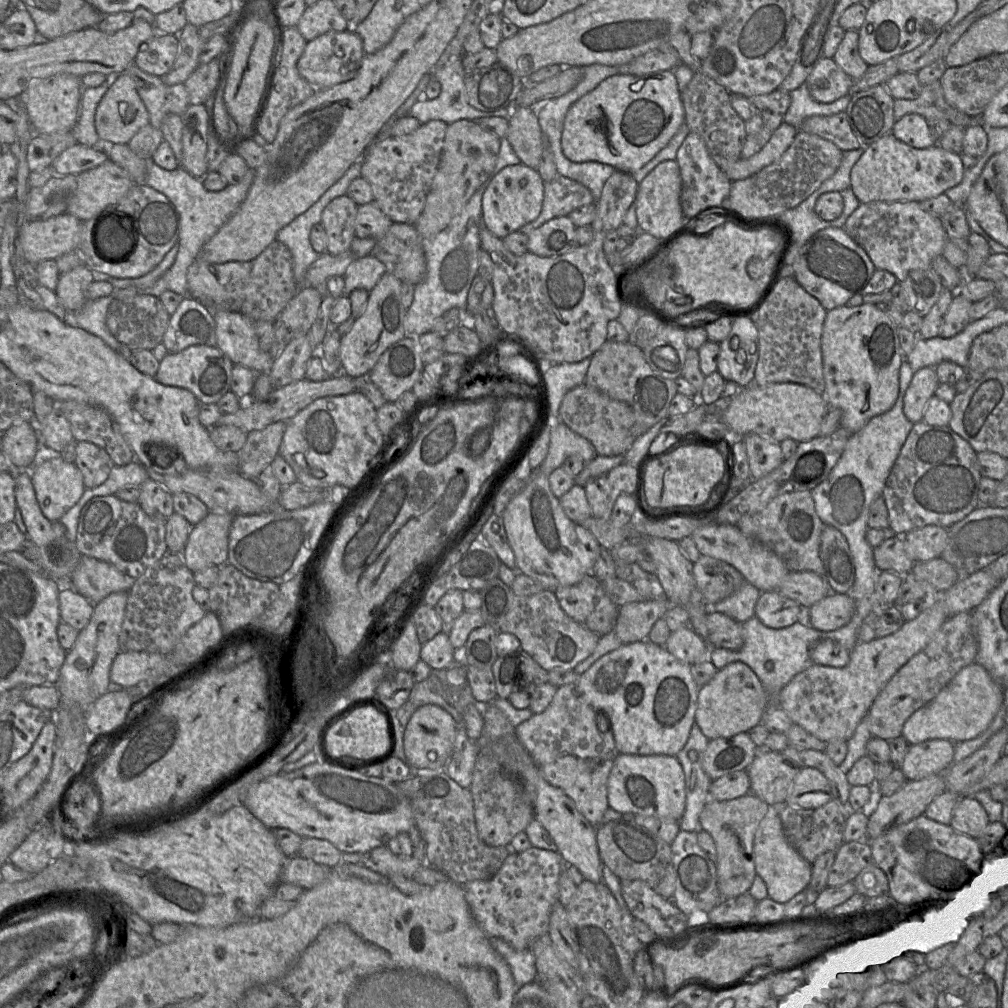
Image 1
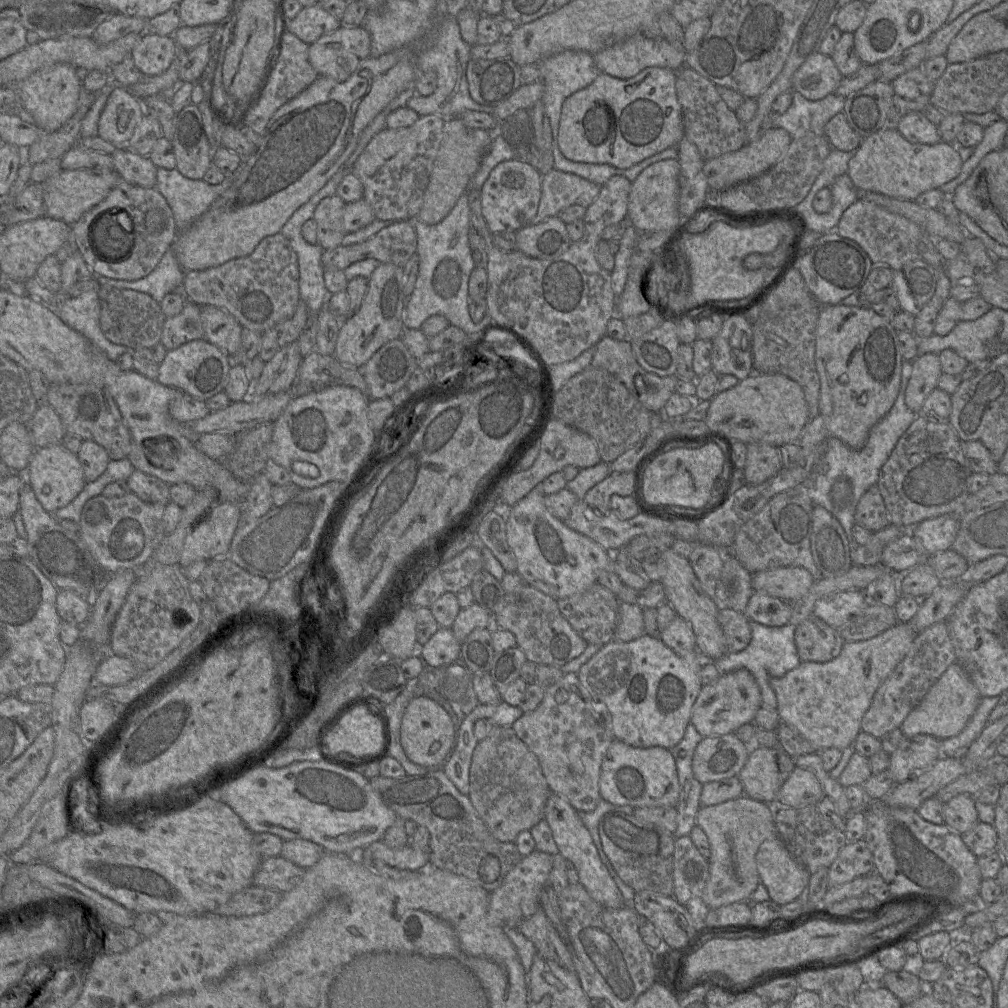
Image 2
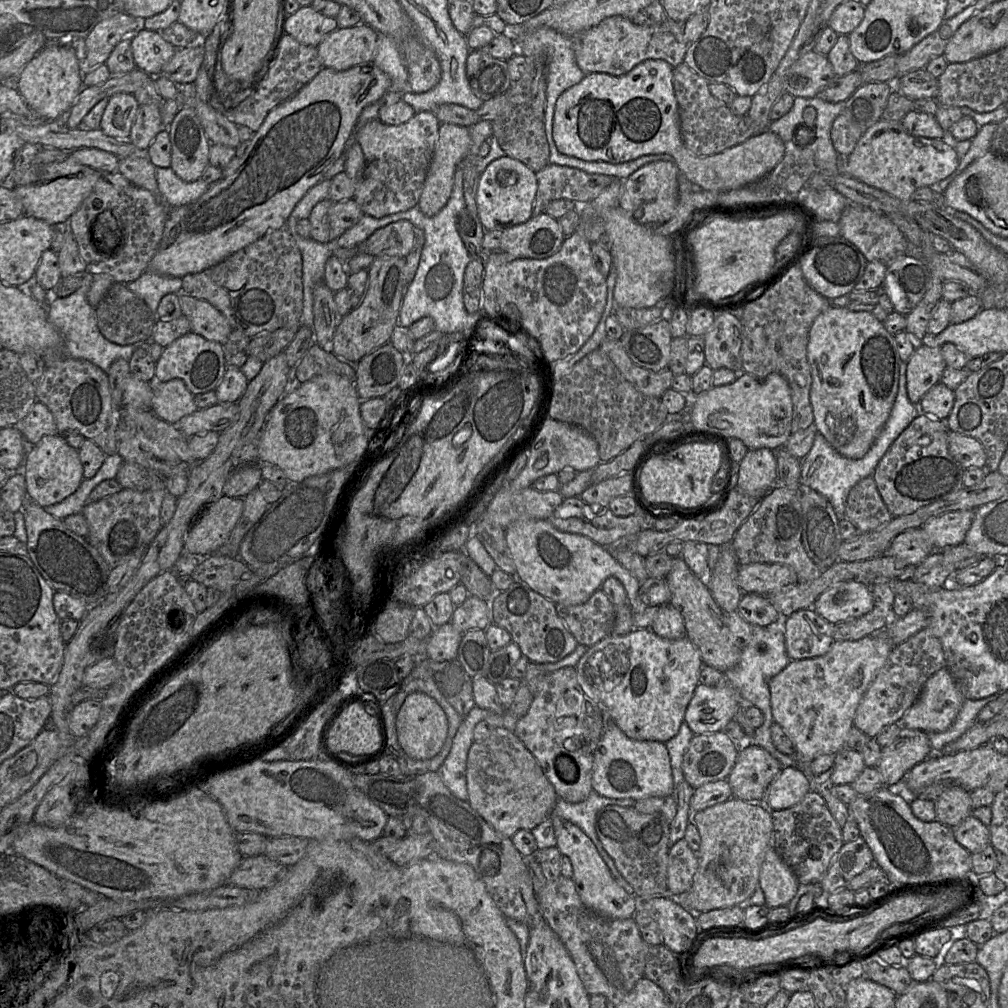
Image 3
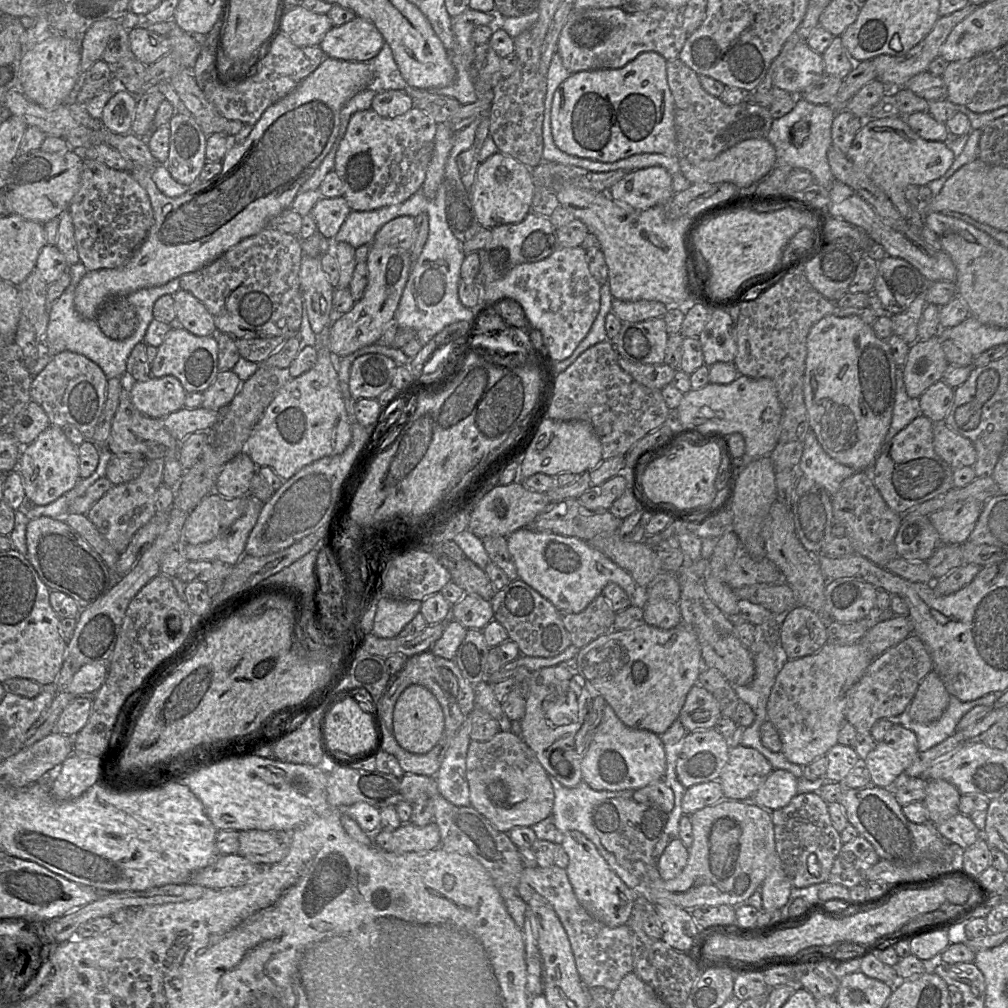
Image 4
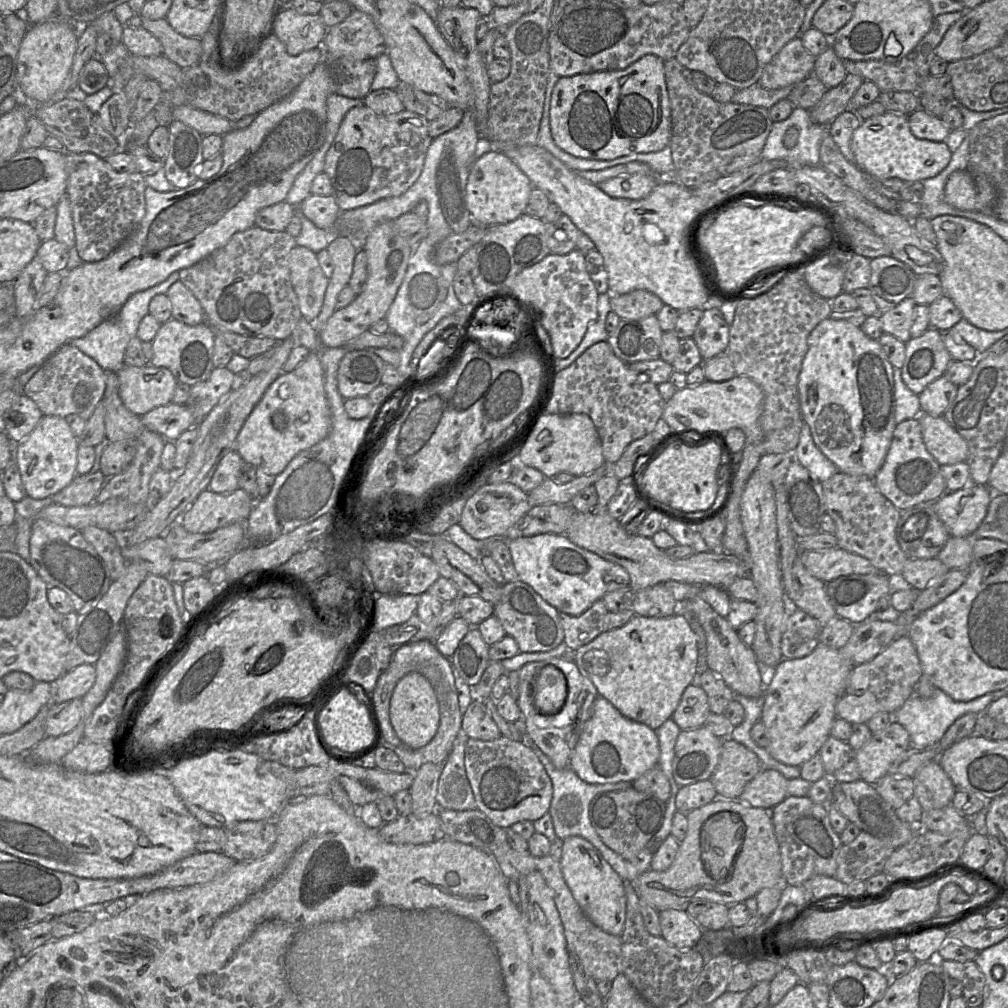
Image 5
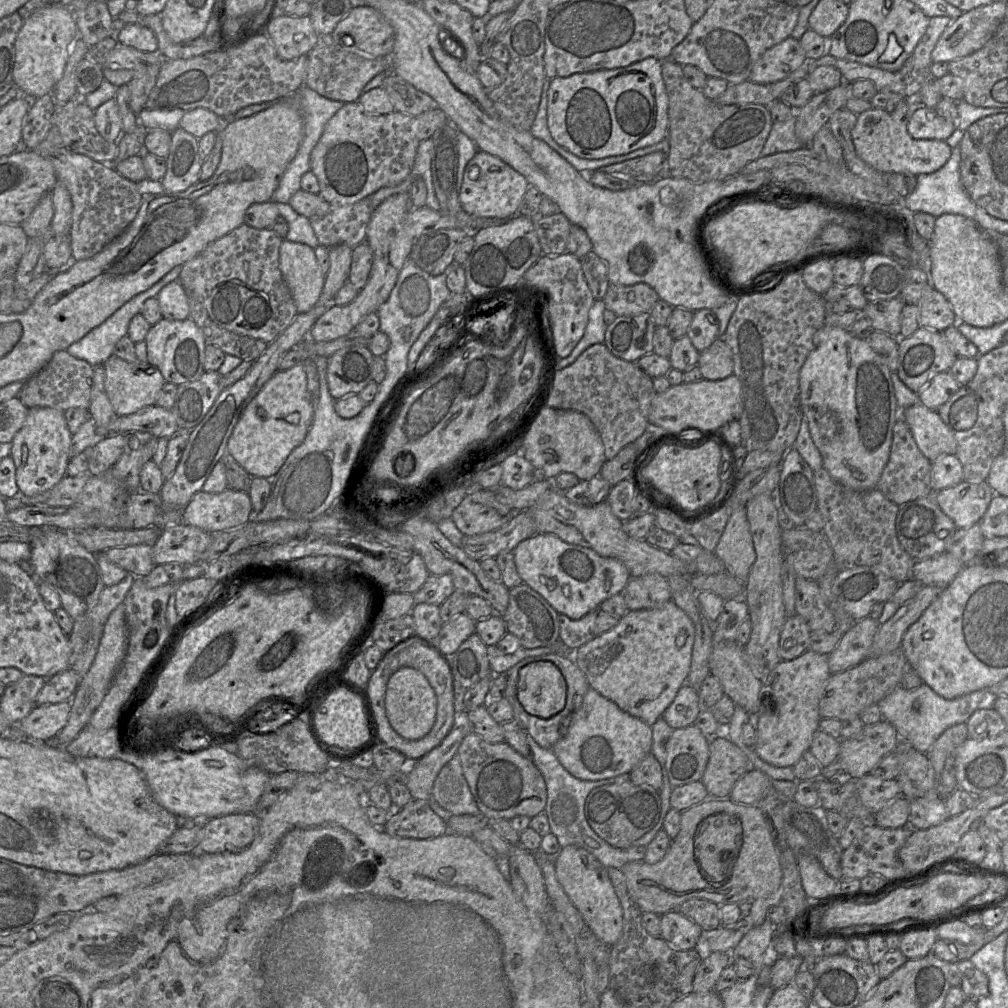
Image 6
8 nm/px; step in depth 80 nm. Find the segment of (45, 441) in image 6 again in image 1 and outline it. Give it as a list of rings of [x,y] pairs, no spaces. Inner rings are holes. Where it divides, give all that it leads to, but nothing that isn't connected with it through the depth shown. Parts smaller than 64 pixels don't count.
[[[60,454],[40,459],[30,469],[30,477],[40,509],[51,522],[60,521],[61,517],[78,502],[86,489],[79,468],[75,463],[66,462]]]

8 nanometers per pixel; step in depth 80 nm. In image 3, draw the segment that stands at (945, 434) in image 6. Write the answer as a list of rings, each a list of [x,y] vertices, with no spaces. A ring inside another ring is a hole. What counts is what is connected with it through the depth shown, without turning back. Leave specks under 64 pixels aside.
[[[949,431],[947,440],[950,454],[964,469],[984,468],[987,455],[977,439]]]

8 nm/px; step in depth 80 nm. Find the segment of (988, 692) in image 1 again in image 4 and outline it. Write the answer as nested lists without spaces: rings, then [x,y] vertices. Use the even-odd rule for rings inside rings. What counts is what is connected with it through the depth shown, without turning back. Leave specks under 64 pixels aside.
[[[931,671],[921,681],[906,716],[919,723],[934,722],[946,711],[950,697],[940,677]]]

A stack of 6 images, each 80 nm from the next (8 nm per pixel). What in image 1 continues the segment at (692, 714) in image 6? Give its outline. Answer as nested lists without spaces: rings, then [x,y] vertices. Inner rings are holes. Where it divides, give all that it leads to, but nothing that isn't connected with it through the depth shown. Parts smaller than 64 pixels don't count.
[[[733,662],[717,670],[698,692],[695,723],[709,739],[733,737],[759,724],[768,705],[768,695],[754,671],[743,662]]]

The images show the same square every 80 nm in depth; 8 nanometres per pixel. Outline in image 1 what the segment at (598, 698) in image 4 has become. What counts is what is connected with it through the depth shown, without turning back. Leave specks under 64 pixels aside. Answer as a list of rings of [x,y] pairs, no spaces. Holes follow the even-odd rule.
[[[578,680],[557,687],[557,691],[541,713],[534,713],[528,720],[515,727],[515,735],[538,766],[544,779],[570,797],[578,811],[595,828],[602,824],[608,803],[608,778],[615,759],[620,754],[608,714],[593,705],[579,692]]]

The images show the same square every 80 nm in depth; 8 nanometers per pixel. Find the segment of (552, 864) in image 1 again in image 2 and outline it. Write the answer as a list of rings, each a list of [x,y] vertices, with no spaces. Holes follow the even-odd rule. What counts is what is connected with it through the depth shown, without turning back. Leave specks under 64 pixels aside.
[[[534,850],[523,857],[507,874],[501,886],[489,894],[489,911],[494,923],[499,926],[517,927],[541,907],[540,896],[545,885],[549,885],[553,856]]]

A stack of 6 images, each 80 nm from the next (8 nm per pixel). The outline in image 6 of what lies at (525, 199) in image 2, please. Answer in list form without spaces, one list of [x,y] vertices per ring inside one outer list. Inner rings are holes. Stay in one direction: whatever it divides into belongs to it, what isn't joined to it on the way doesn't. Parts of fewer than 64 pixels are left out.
[[[477,151],[464,170],[459,202],[467,214],[478,218],[511,219],[517,216],[518,208],[528,184],[510,171],[498,158]]]

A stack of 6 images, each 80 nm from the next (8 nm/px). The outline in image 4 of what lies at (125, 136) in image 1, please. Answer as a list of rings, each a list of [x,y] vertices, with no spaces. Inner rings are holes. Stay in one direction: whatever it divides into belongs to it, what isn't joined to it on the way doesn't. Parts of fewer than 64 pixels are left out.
[[[126,90],[116,91],[104,107],[101,122],[116,134],[130,132],[135,116],[137,98]]]

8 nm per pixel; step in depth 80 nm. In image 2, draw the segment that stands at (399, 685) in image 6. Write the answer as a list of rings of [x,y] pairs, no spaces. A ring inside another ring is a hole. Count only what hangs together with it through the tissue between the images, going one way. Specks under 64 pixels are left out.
[[[426,696],[410,701],[402,717],[400,728],[401,746],[410,761],[429,769],[442,769],[454,738],[454,724],[441,705]]]

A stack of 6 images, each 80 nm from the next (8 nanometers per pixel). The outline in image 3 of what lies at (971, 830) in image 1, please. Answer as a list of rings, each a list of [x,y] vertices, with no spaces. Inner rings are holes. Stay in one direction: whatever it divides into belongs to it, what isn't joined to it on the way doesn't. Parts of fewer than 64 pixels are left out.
[[[958,784],[949,785],[934,801],[936,821],[954,827],[972,814],[969,791]]]

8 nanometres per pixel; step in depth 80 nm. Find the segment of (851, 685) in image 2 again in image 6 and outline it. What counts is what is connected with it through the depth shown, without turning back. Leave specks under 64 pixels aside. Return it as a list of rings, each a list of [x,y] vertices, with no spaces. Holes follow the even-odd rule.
[[[807,650],[795,659],[780,660],[764,679],[760,679],[762,703],[758,716],[751,720],[757,732],[754,750],[763,761],[777,767],[793,767],[810,749],[822,719],[819,703],[831,675],[828,655]]]

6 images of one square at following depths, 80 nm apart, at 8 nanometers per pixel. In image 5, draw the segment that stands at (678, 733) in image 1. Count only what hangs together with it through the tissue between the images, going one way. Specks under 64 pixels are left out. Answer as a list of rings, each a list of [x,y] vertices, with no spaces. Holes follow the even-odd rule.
[[[681,612],[663,617],[634,615],[625,625],[605,631],[573,652],[580,672],[625,717],[653,730],[670,719],[685,688],[698,677],[696,634]]]

